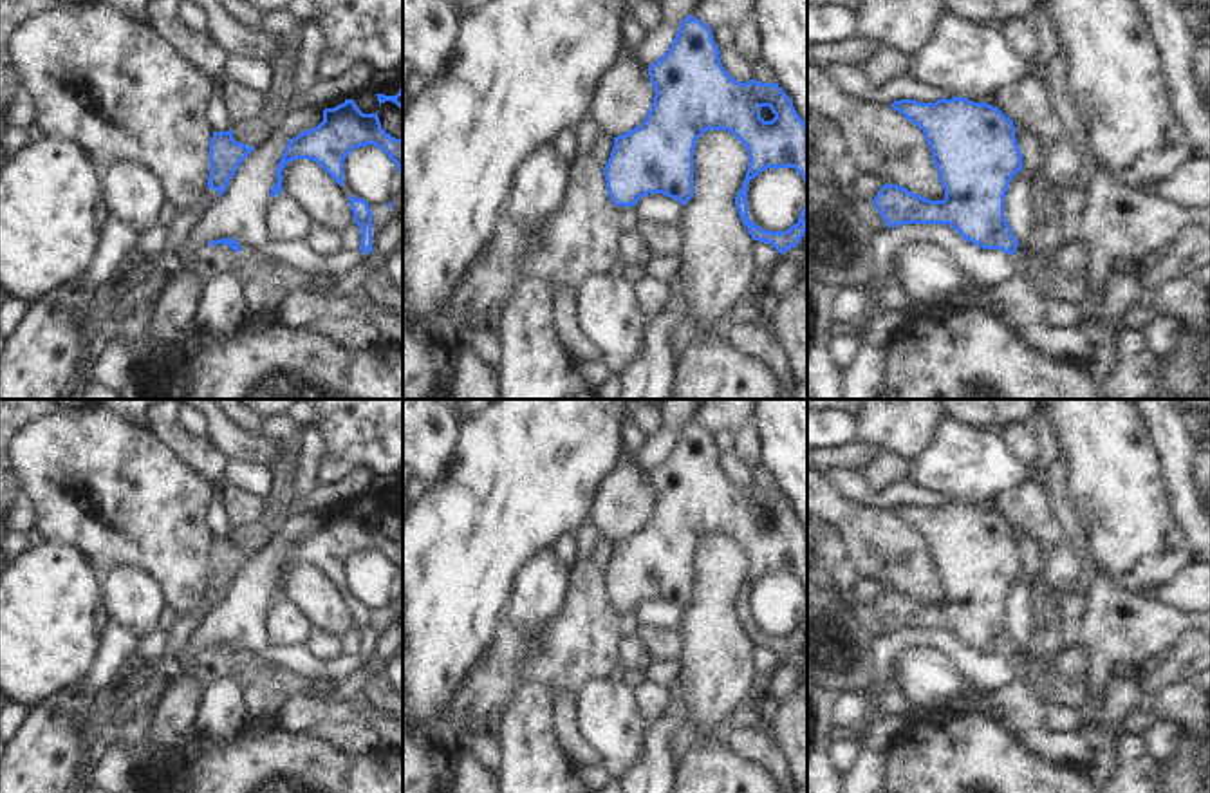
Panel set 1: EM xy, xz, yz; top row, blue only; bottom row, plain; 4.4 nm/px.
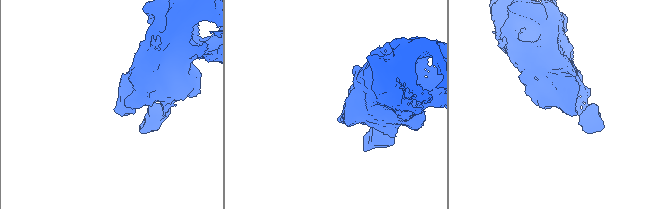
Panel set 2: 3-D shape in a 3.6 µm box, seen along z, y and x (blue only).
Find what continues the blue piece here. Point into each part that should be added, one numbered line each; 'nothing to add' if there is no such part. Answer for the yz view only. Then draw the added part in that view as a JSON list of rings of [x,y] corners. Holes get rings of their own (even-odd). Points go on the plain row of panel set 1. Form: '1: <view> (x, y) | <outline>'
nothing to add

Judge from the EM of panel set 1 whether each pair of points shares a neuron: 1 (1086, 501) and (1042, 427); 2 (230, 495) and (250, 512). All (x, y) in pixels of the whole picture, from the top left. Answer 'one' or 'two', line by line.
1: two
2: one

